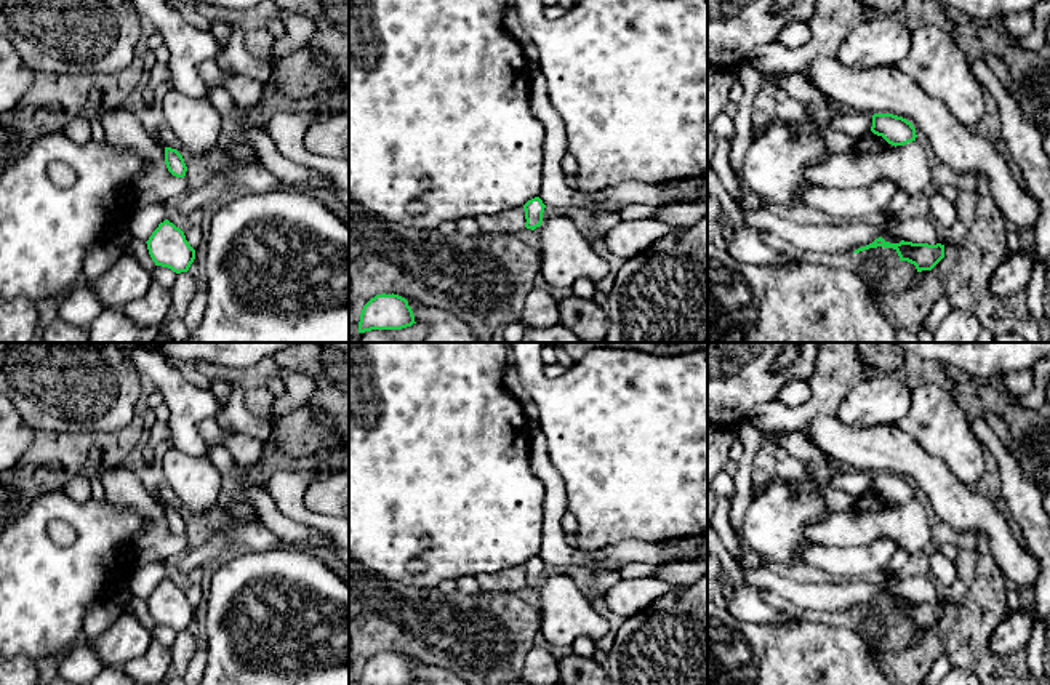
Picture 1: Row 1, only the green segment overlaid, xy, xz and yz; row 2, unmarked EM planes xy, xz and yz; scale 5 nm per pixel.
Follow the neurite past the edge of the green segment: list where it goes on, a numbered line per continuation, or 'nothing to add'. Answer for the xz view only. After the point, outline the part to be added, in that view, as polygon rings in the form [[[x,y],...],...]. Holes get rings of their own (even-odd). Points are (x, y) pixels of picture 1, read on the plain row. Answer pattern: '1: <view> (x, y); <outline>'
nothing to add

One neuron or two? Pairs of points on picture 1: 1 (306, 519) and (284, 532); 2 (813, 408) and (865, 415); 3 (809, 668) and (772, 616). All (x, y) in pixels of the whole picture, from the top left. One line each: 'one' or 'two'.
1: two
2: two
3: two

